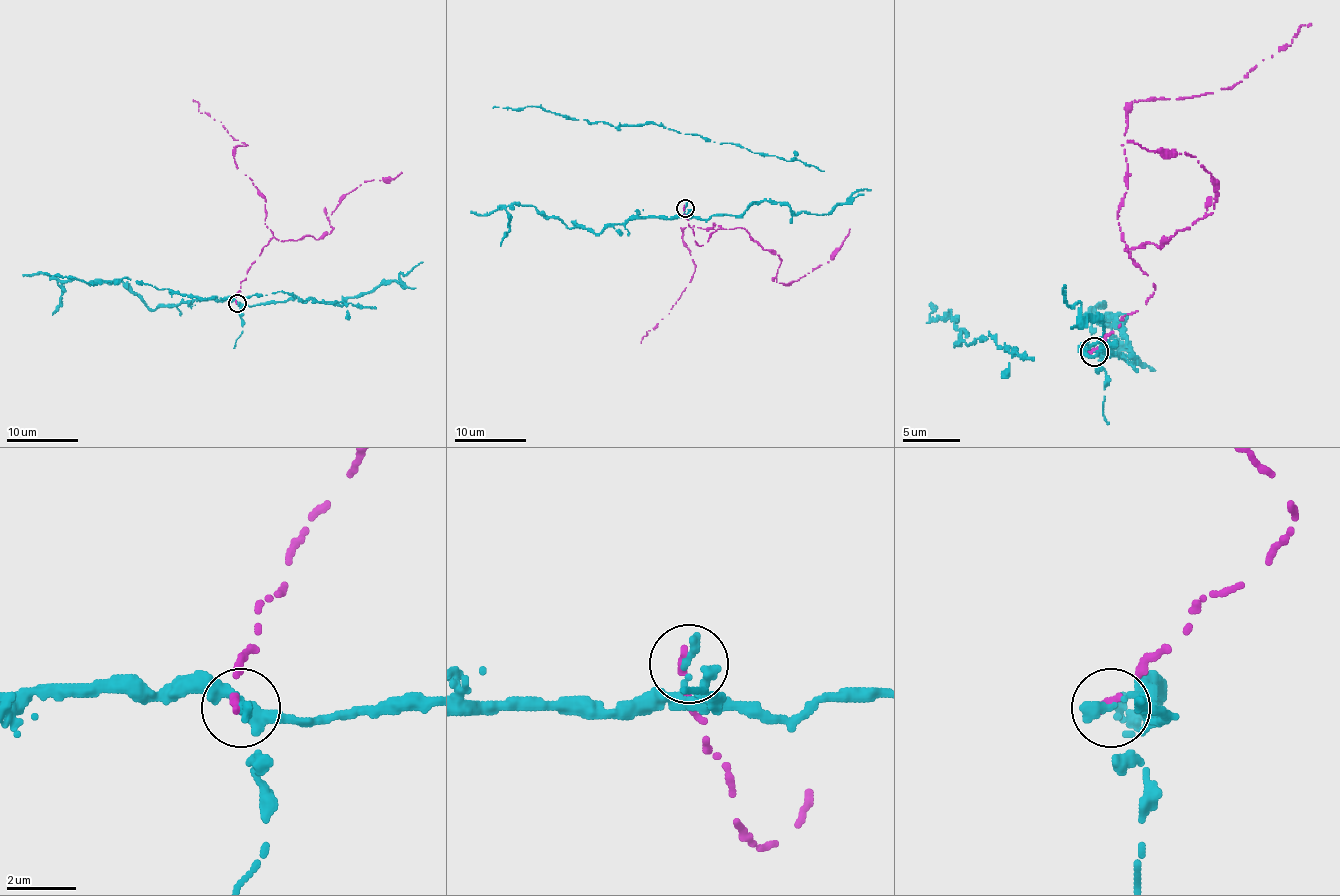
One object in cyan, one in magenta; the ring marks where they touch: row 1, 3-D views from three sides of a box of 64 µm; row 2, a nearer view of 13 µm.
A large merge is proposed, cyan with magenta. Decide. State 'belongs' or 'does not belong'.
does not belong

